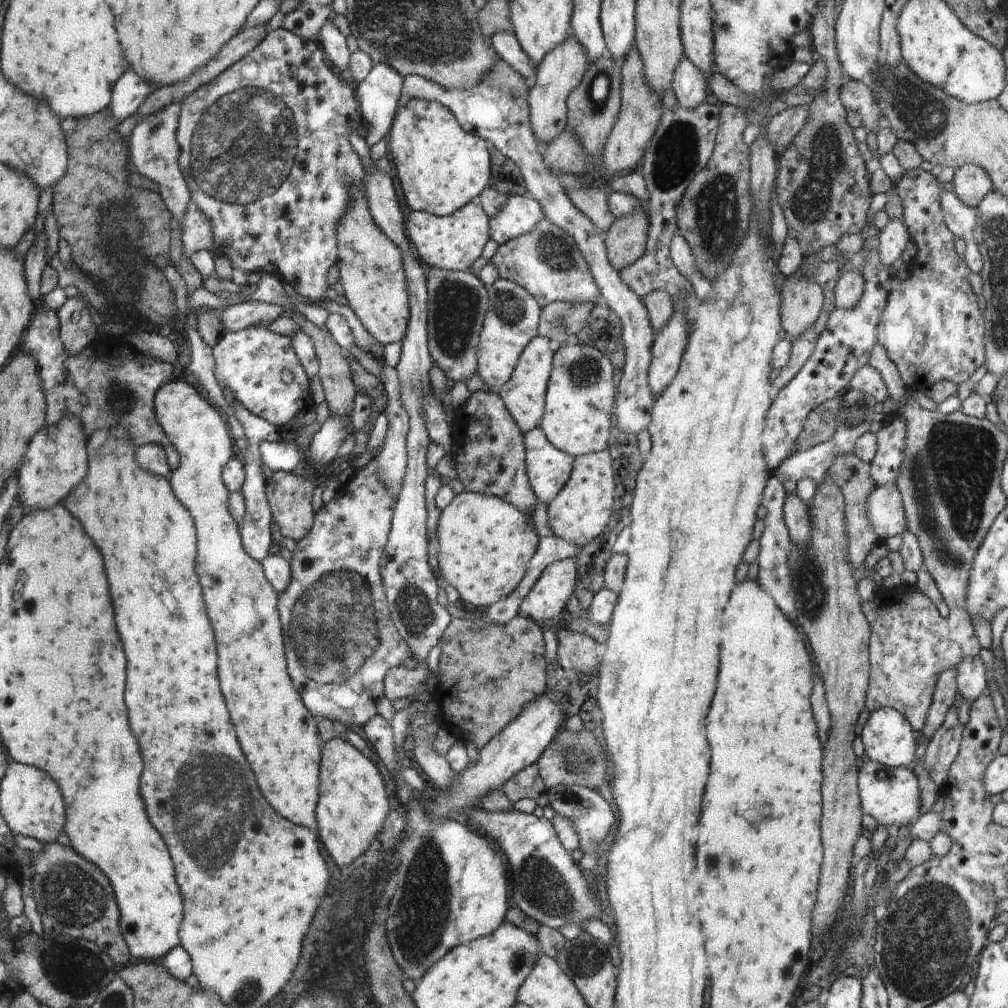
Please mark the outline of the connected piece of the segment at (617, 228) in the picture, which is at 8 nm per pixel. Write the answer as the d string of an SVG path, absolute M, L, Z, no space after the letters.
M640 199L637 202L640 202L639 207L631 213L616 217L603 234L607 257L617 271L638 261L647 248L650 218L647 208L643 207L647 203Z

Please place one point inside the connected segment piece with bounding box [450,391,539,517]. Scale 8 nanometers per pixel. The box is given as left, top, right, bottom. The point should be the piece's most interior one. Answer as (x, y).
(492, 460)

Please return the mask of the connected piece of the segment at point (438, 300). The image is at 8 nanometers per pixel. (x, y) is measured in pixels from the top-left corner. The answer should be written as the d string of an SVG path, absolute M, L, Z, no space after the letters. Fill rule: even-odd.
M431 267L427 286L427 337L429 353L447 378L466 382L479 368L478 348L484 320L489 310L488 287L470 271Z

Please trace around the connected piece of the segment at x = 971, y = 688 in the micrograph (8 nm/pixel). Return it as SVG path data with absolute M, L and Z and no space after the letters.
M979 655L962 659L955 667L957 689L959 699L972 700L986 692L987 681L985 675L985 666Z

